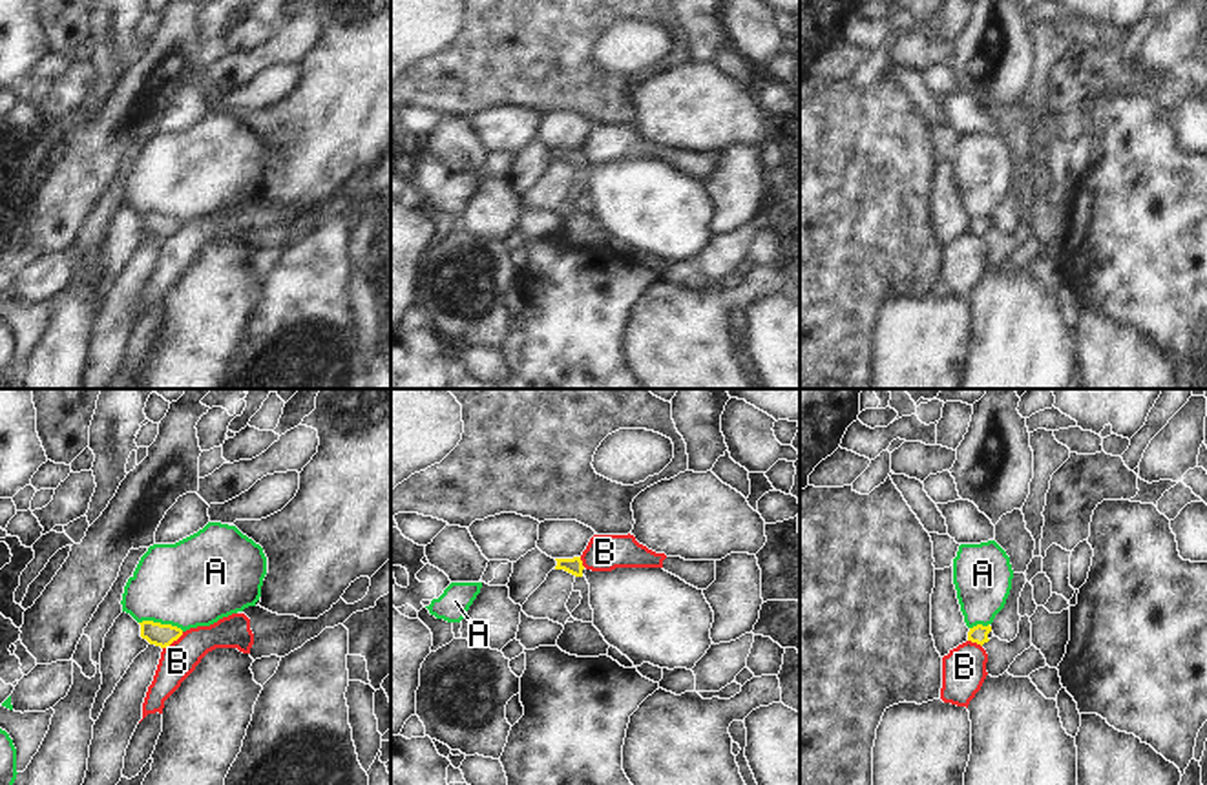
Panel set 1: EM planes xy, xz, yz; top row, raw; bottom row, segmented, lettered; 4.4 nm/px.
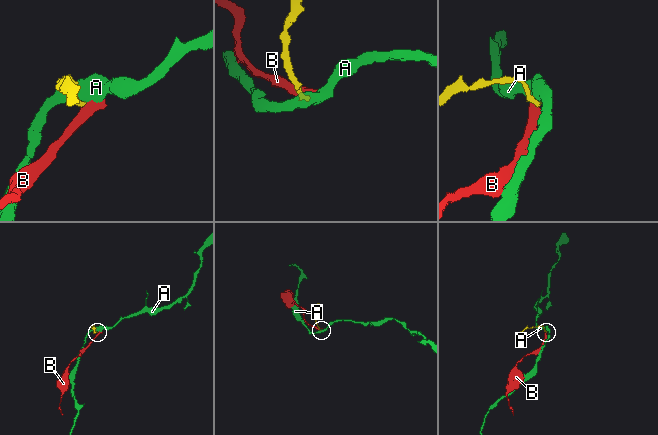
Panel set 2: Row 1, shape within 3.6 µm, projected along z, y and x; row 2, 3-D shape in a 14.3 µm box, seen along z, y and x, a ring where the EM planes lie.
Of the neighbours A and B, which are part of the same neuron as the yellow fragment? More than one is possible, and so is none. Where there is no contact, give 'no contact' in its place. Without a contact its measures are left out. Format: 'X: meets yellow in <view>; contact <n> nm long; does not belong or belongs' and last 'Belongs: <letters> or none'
A: meets yellow in xy; contact 200 nm long; does not belong
B: meets yellow in xy; contact 120 nm long; does not belong
Belongs: none

